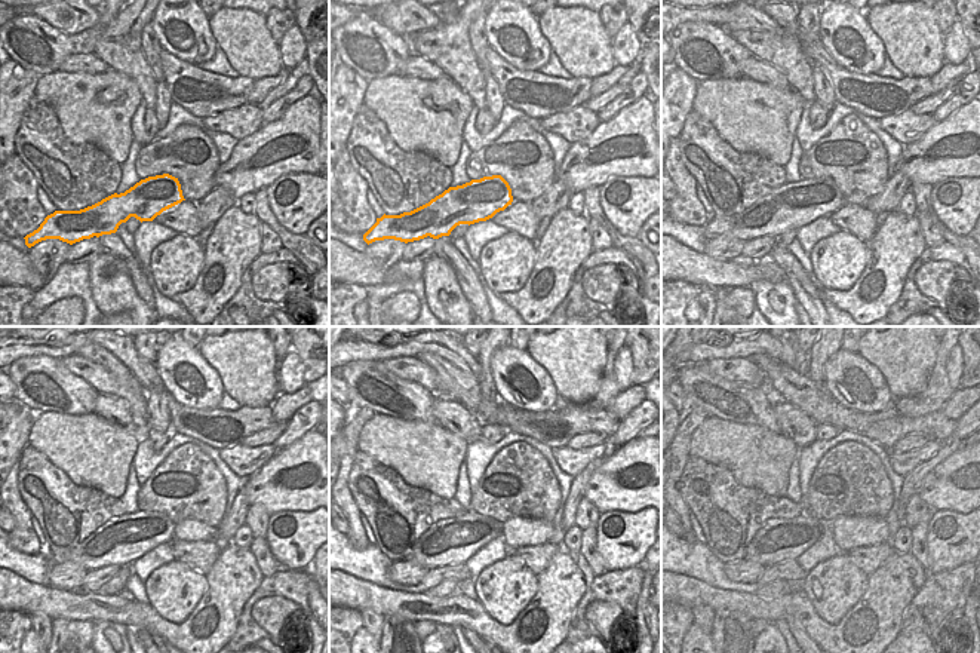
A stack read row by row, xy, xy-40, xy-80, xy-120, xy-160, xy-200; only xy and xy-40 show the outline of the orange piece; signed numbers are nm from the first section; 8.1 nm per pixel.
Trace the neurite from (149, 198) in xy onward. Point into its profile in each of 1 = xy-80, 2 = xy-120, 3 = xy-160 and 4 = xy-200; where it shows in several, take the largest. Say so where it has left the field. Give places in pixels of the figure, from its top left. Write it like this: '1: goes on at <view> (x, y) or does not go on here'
1: goes on at xy-80 (790, 207)
2: goes on at xy-120 (120, 540)
3: goes on at xy-160 (449, 542)
4: goes on at xy-200 (779, 540)

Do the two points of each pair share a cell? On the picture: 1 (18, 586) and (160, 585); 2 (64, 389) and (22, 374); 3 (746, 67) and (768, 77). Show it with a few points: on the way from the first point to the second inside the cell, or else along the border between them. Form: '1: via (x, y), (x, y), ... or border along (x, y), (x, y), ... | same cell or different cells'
1: border along (149, 601), (163, 619), (175, 624) | different cells
2: via (54, 389), (33, 377) | same cell
3: via (752, 69), (762, 71) | same cell

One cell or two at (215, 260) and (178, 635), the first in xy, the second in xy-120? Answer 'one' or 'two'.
one

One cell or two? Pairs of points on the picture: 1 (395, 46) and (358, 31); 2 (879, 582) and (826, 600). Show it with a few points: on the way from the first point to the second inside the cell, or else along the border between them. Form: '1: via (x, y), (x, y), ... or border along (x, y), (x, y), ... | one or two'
1: via (386, 46), (374, 46), (366, 39) | one
2: border along (869, 576), (865, 594), (845, 615) | two

